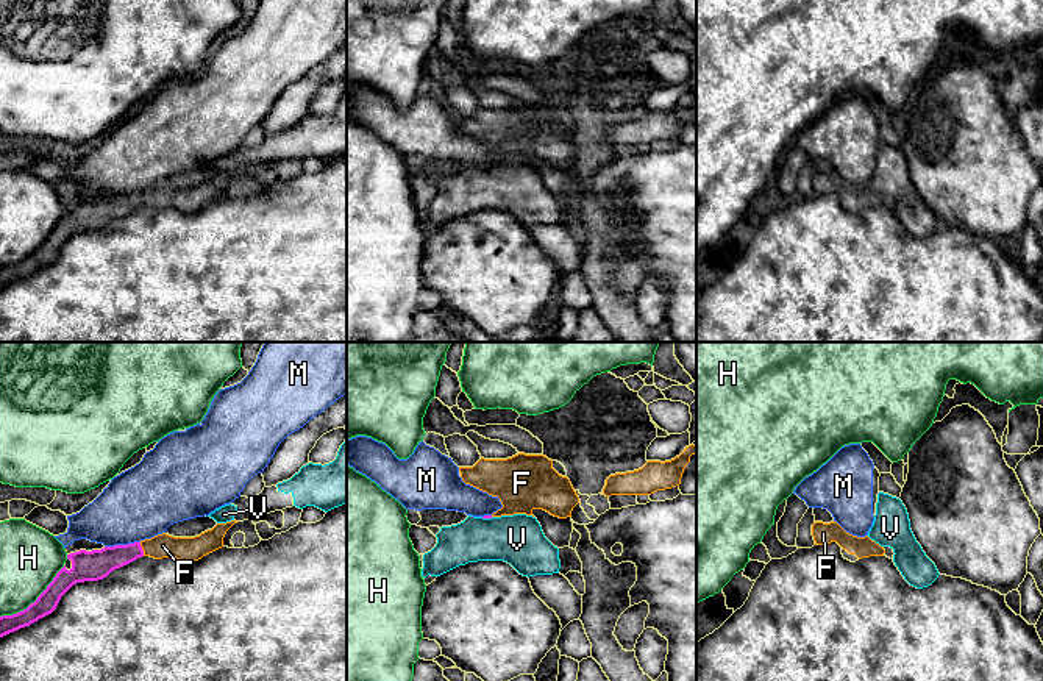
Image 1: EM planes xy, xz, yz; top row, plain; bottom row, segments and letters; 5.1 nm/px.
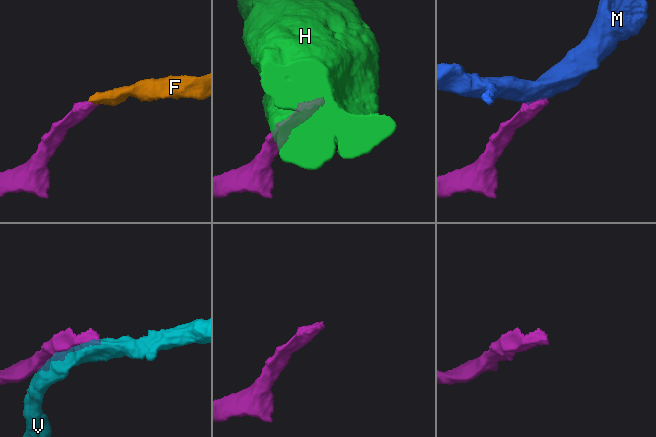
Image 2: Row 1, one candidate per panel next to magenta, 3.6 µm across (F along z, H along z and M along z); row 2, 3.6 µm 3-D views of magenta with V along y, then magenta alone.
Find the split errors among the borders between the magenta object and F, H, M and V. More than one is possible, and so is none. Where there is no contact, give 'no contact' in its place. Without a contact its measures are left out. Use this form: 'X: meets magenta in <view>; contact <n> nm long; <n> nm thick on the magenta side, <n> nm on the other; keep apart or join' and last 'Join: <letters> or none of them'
F: meets magenta in xy; contact 80 nm long; 160 nm thick on the magenta side, 130 nm on the other; join
H: meets magenta in xy; contact 420 nm long; 110 nm thick on the magenta side, 320 nm on the other; keep apart
M: meets magenta in xy; contact 190 nm long; 160 nm thick on the magenta side, 380 nm on the other; keep apart
V: meets magenta in xz; contact 60 nm long; 20 nm thick on the magenta side, 260 nm on the other; keep apart
Join: F

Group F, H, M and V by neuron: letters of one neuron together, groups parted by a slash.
F / H / M / V

